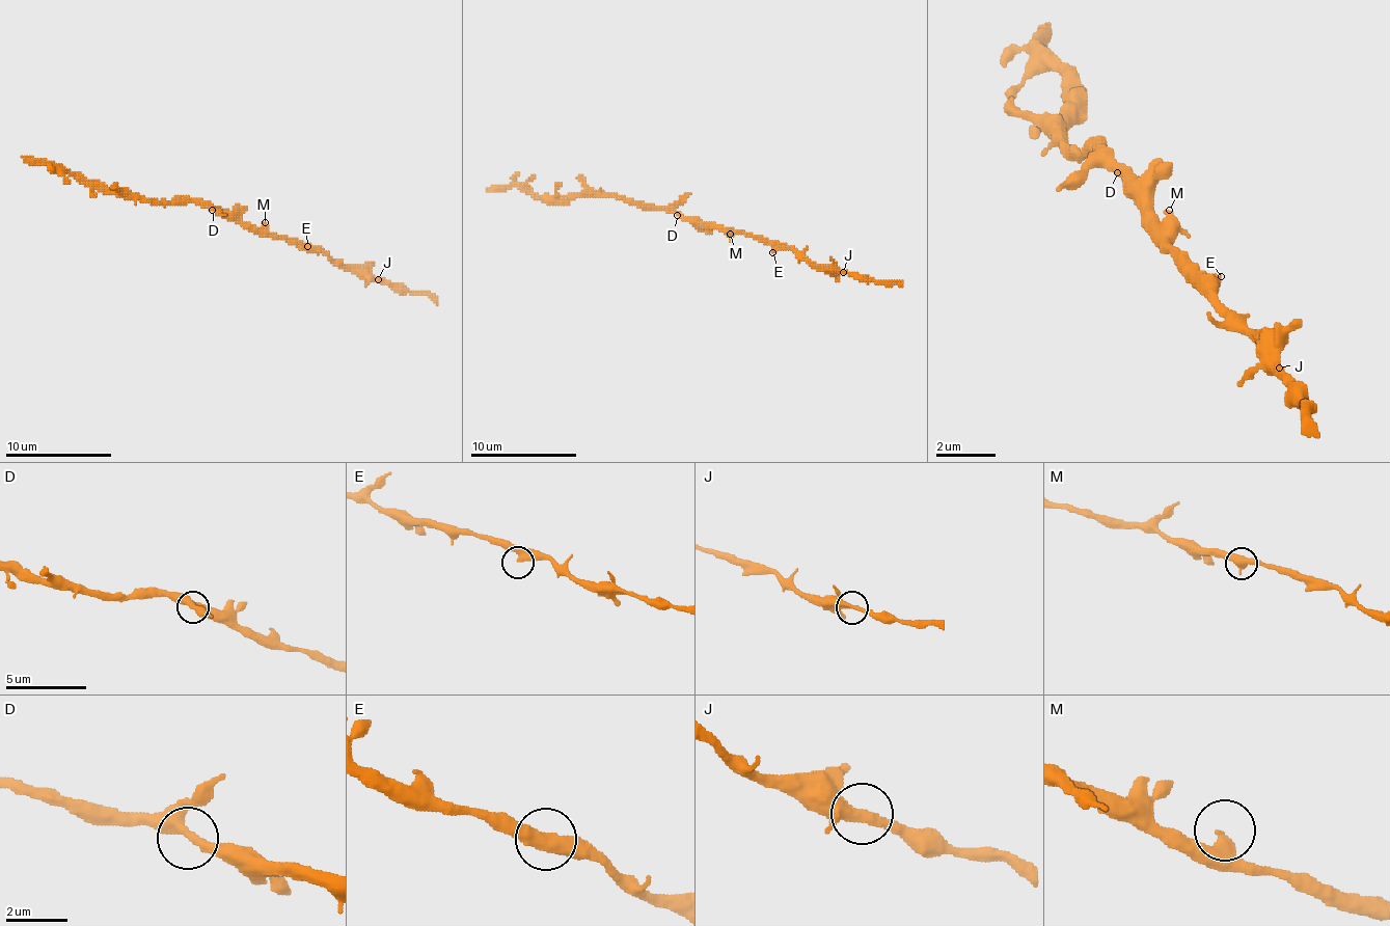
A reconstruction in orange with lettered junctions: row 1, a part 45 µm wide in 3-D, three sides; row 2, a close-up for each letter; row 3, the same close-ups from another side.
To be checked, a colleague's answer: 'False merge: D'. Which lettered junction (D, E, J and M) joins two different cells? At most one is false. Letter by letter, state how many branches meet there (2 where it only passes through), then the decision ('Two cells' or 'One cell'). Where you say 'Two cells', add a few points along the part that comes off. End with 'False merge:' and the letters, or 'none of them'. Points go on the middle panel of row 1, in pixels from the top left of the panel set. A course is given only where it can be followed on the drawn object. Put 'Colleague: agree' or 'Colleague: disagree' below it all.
D: Branches: 3. One cell
E: Branches: 2. One cell
J: Branches: 3. One cell
M: Branches: 2. One cell
False merge: none of them
Colleague: disagree

